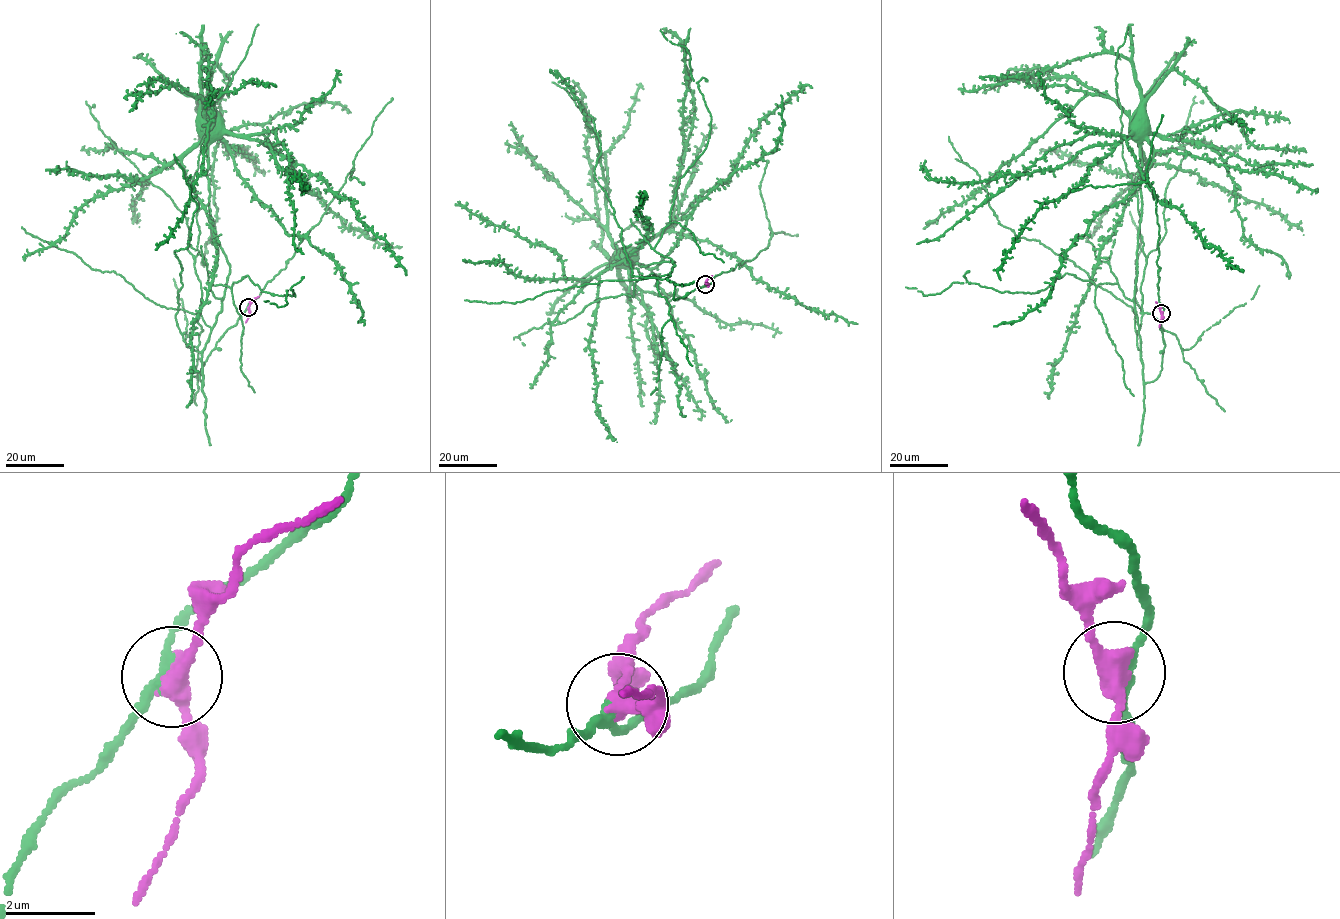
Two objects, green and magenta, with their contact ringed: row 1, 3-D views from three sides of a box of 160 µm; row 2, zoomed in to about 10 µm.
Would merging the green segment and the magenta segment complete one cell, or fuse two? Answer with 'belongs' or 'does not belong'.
does not belong

